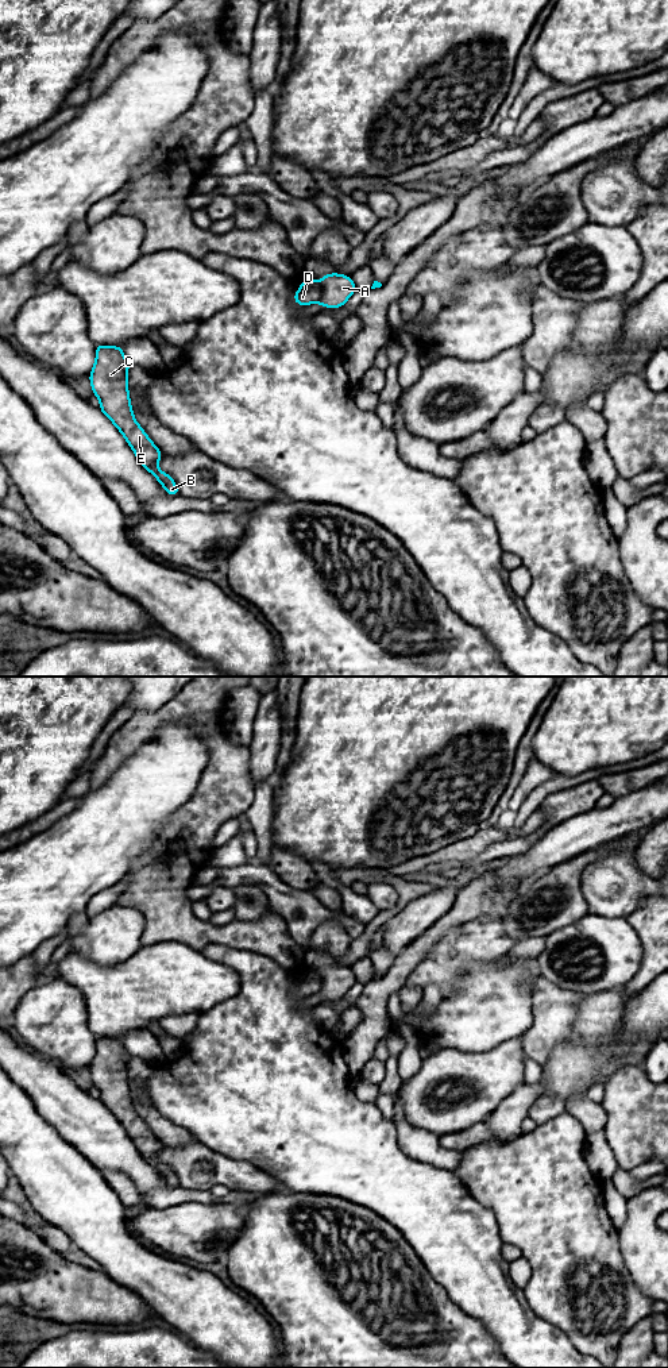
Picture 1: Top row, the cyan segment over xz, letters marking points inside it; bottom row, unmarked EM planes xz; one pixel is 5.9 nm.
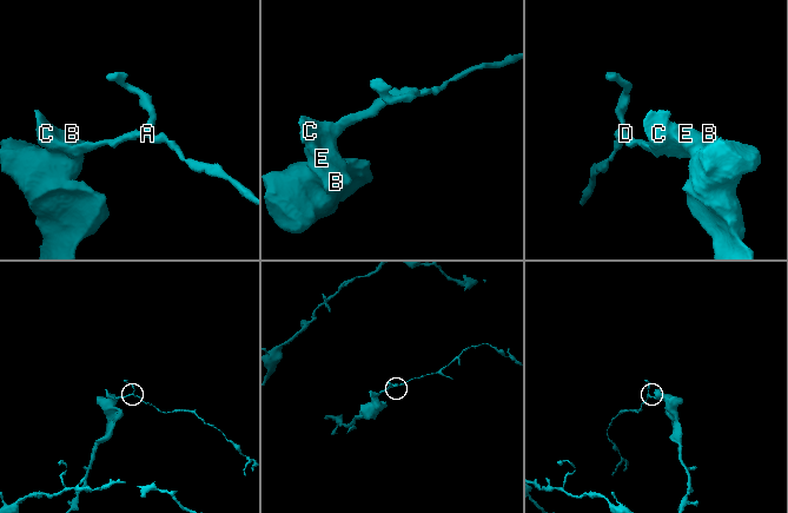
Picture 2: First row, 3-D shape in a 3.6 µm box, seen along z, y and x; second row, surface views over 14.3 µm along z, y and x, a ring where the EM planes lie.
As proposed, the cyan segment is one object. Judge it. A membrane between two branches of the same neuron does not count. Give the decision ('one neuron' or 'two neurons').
two neurons

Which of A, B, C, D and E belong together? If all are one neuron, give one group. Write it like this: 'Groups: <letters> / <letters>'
Groups: A / B C D E

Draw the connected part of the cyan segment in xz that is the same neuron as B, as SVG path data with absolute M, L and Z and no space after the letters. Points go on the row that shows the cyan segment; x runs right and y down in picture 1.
M97 344L96 362L89 373L92 392L100 398L100 411L124 436L139 463L157 478L170 497L178 496L174 479L158 469L163 452L134 417L127 384L130 365L120 346Z

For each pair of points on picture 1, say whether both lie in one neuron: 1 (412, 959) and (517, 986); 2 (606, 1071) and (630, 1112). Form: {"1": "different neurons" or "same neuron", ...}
{"1": "different neurons", "2": "different neurons"}

